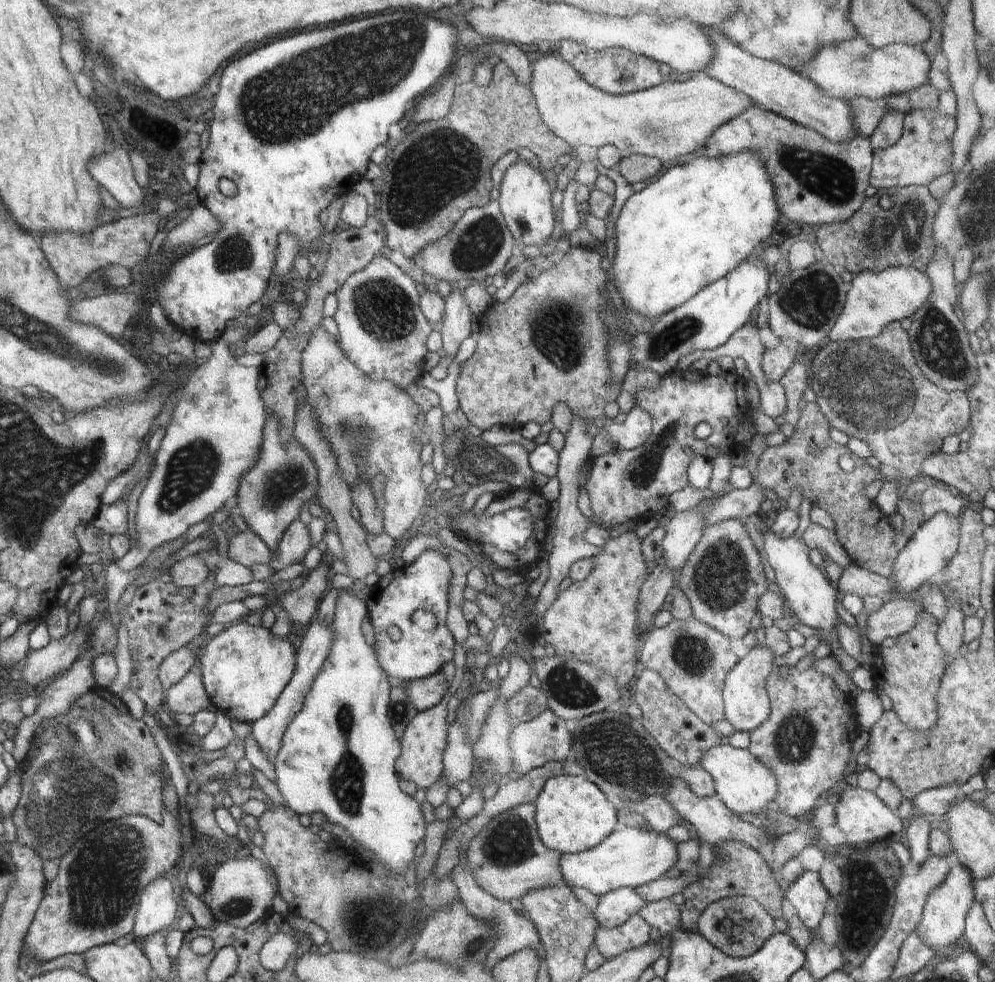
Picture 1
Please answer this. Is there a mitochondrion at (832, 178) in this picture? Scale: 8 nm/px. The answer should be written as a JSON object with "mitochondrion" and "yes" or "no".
{"mitochondrion":"yes"}

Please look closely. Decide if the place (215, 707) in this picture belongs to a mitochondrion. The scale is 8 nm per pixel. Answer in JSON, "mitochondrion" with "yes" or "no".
{"mitochondrion":"no"}

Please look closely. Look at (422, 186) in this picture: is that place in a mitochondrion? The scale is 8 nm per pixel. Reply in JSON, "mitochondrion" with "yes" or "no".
{"mitochondrion":"yes"}

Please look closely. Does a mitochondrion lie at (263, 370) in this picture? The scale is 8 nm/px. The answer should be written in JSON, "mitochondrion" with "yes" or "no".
{"mitochondrion":"no"}

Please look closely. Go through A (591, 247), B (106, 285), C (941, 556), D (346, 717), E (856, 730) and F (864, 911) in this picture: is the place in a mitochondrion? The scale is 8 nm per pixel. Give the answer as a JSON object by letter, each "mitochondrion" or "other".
{"A":"other","B":"other","C":"other","D":"mitochondrion","E":"other","F":"mitochondrion"}

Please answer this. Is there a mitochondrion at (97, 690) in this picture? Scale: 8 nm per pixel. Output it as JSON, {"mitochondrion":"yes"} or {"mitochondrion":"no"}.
{"mitochondrion":"no"}

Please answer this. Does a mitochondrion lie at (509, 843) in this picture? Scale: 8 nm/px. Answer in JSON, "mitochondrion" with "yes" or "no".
{"mitochondrion":"yes"}

